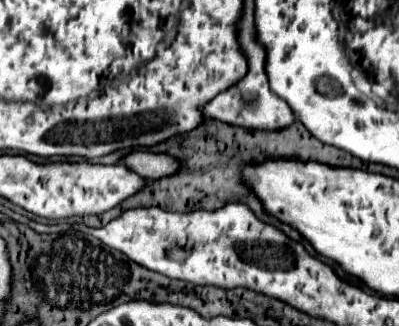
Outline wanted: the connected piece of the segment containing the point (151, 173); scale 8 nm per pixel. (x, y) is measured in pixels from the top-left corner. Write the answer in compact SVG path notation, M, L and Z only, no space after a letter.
M132 151L122 159L122 163L144 179L158 179L178 171L178 163L174 159L168 159L164 153L150 151Z

